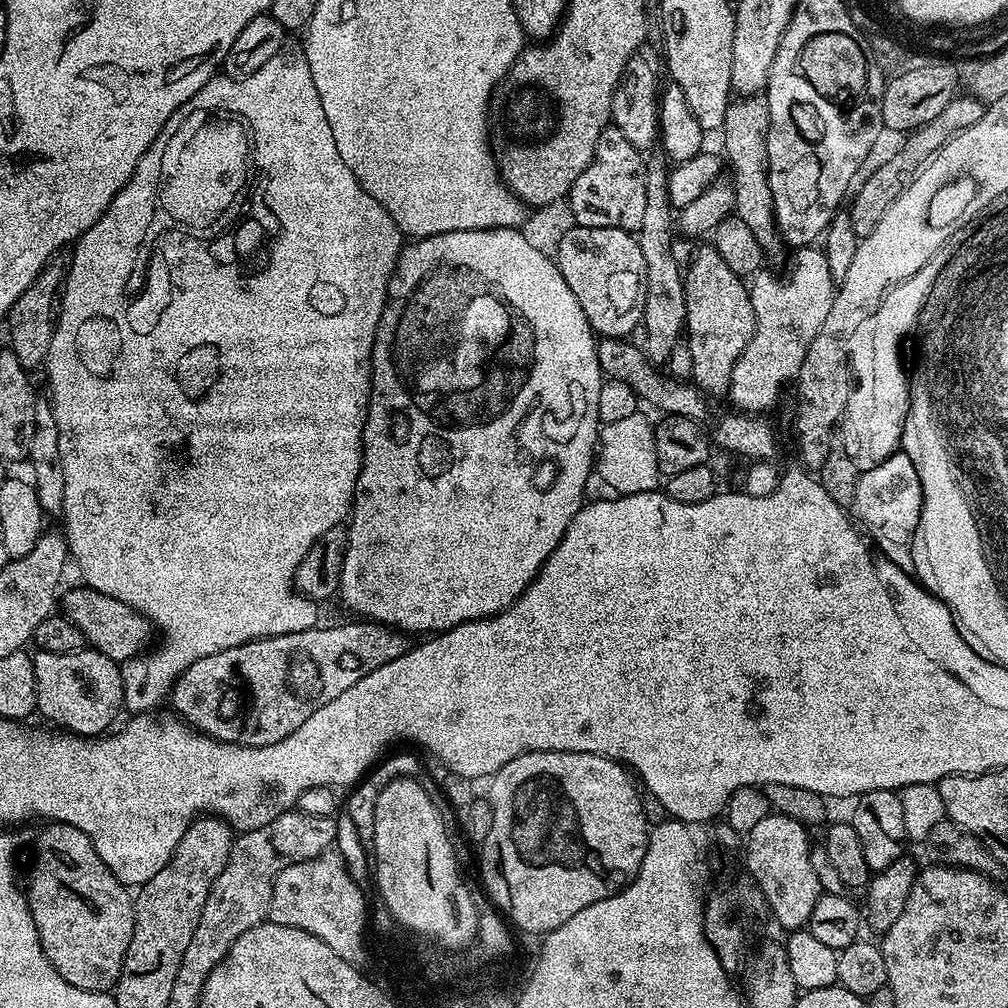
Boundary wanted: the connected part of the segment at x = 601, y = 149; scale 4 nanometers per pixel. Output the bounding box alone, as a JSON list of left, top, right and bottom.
[566,126,646,233]

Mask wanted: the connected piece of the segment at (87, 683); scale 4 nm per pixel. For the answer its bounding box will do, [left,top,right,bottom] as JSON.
[32,650,124,737]

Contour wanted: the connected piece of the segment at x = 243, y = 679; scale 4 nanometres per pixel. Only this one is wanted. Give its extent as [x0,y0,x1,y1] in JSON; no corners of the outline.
[170,623,410,746]

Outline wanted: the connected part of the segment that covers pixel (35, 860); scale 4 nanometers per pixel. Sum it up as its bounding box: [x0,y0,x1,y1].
[26,823,134,992]

